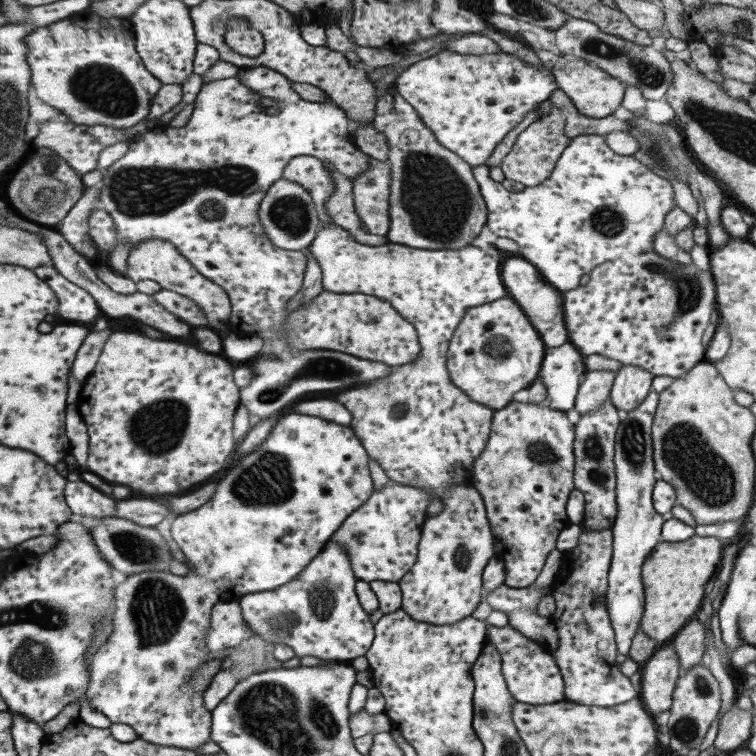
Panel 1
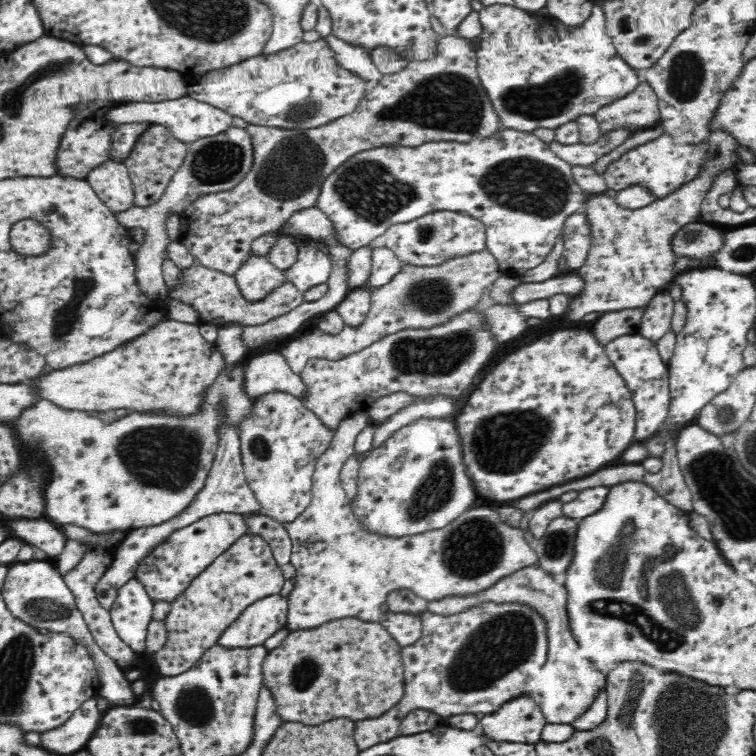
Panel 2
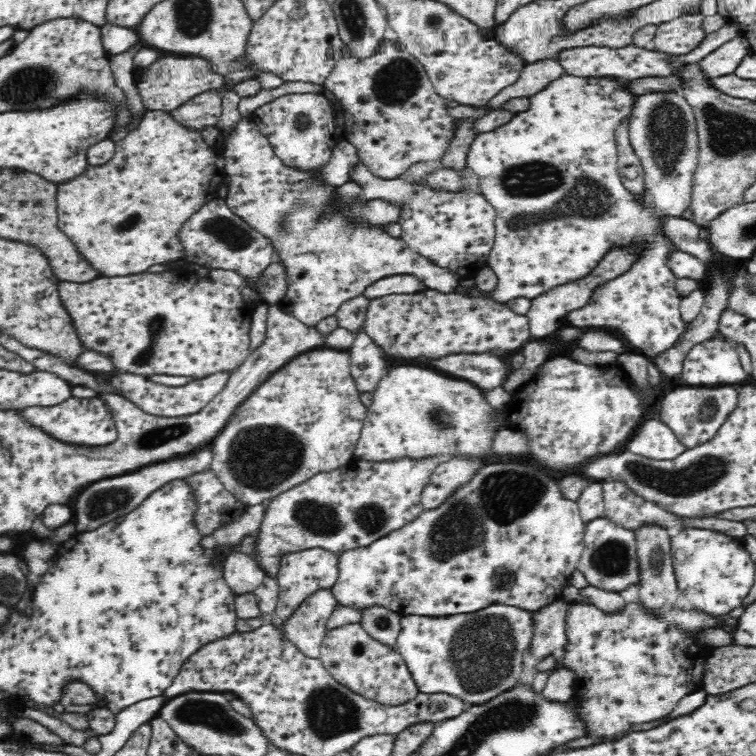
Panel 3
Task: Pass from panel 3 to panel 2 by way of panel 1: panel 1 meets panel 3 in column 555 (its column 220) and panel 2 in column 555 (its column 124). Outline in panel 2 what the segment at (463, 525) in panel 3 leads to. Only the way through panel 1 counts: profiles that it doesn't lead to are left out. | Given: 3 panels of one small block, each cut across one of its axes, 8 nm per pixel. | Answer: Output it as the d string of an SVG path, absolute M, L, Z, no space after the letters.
M532 565L518 572L498 580L492 588L484 590L476 596L450 596L429 602L425 611L440 616L450 616L464 609L483 603L484 601L522 601L530 607L534 607L538 613L544 615L547 624L548 652L546 662L539 670L536 680L533 682L529 697L538 705L539 710L545 716L547 724L570 724L582 711L587 709L596 691L605 688L606 674L599 674L577 644L567 628L567 616L563 606L565 605L565 588L557 583L552 575L540 566Z

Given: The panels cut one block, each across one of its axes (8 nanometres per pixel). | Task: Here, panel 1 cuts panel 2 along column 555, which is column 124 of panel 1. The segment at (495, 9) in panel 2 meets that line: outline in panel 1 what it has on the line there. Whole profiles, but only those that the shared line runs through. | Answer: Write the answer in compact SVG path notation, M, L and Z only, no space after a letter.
M85 9L65 20L33 30L27 36L26 42L30 47L27 60L31 65L33 89L45 104L56 110L60 119L75 124L105 124L113 128L135 126L148 119L152 112L153 99L164 85L149 71L136 50L136 32L129 18L109 19Z

